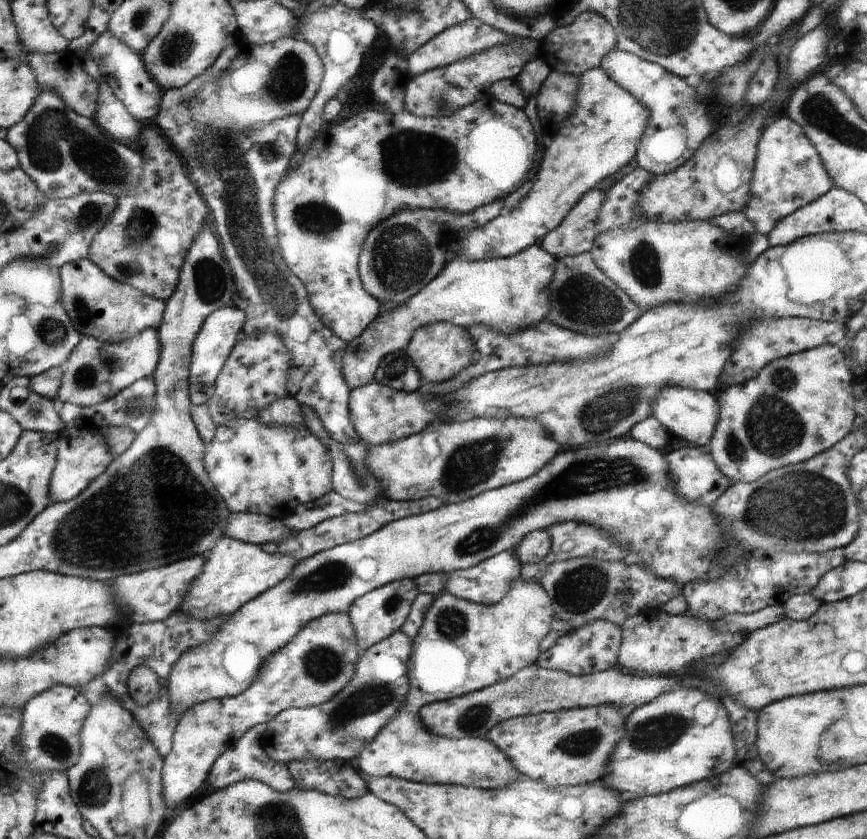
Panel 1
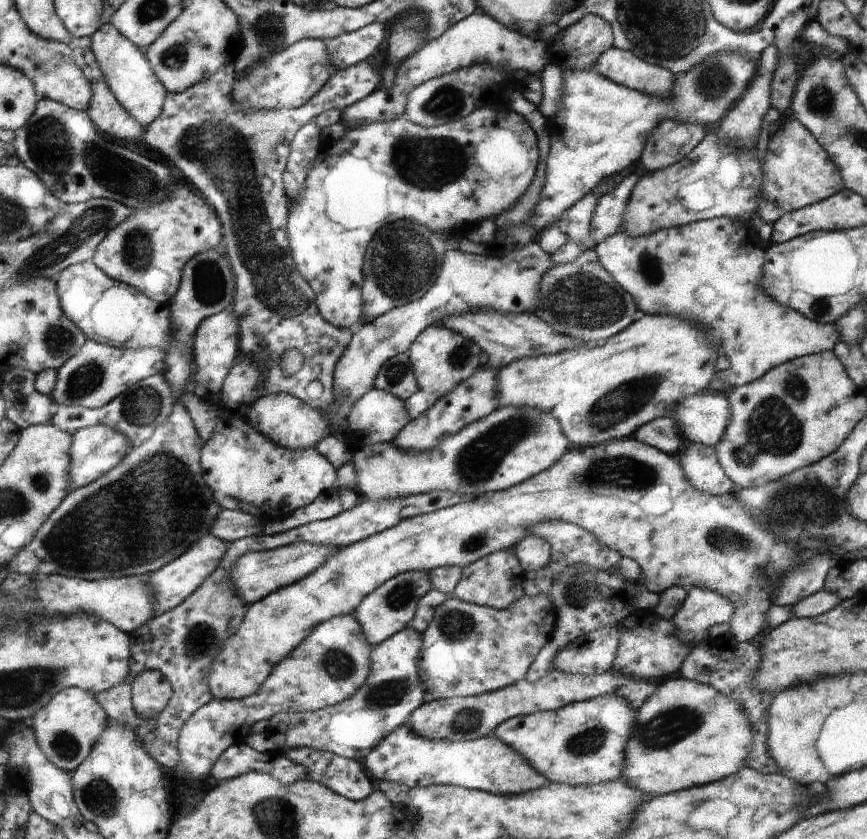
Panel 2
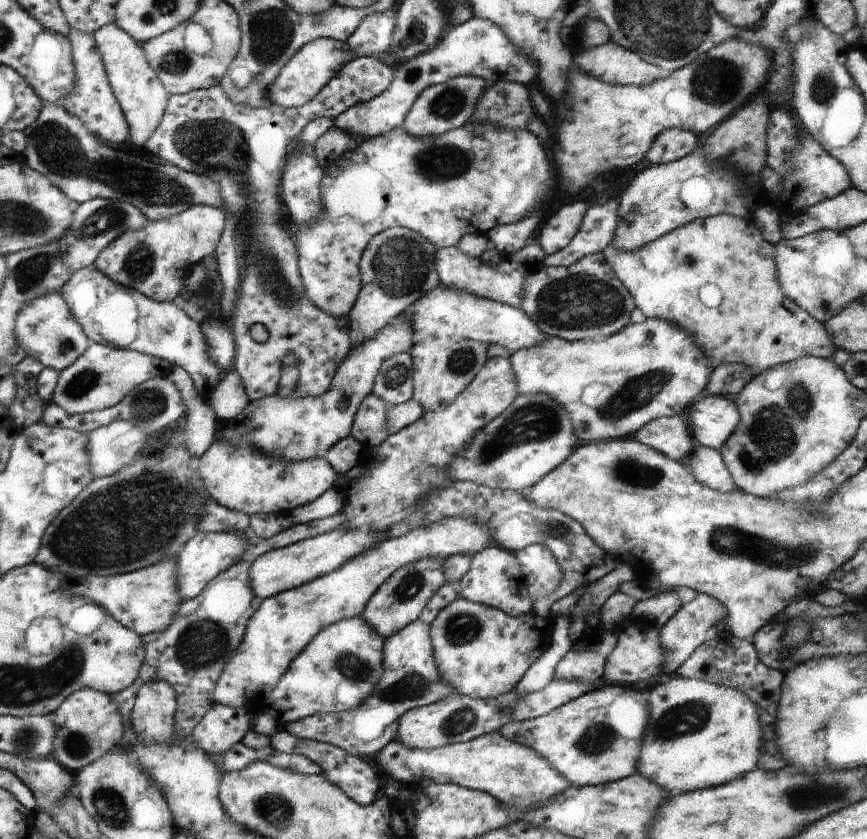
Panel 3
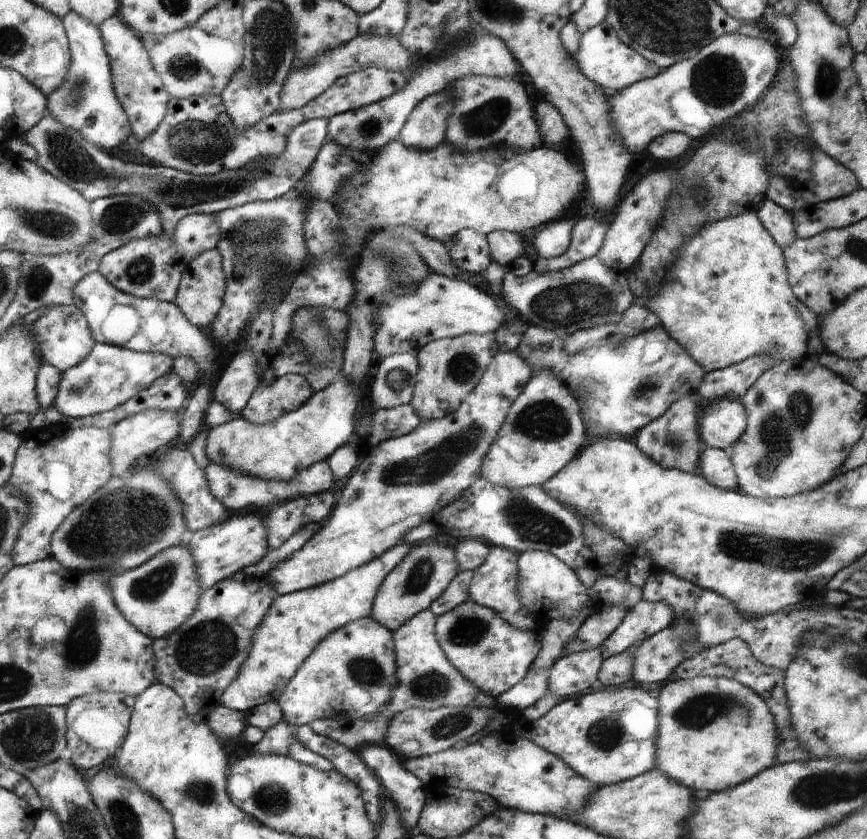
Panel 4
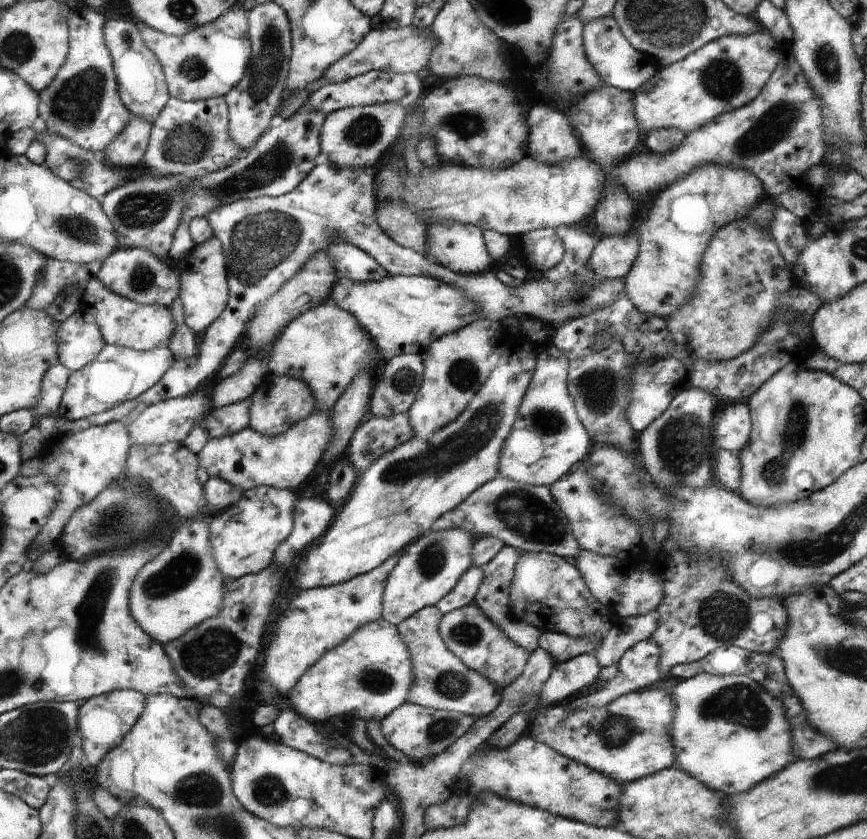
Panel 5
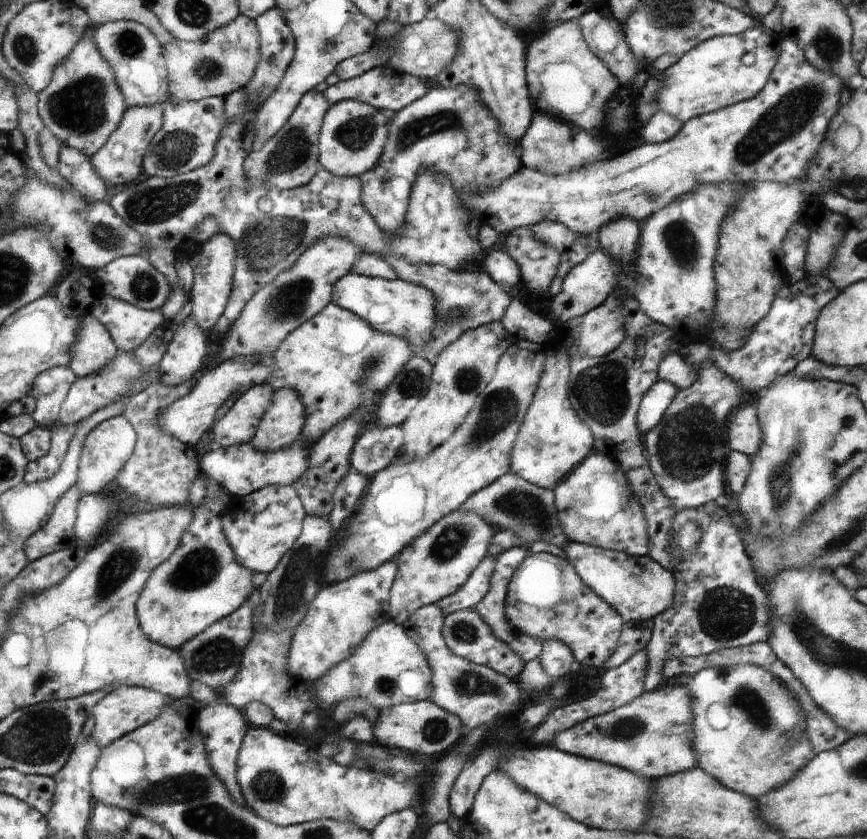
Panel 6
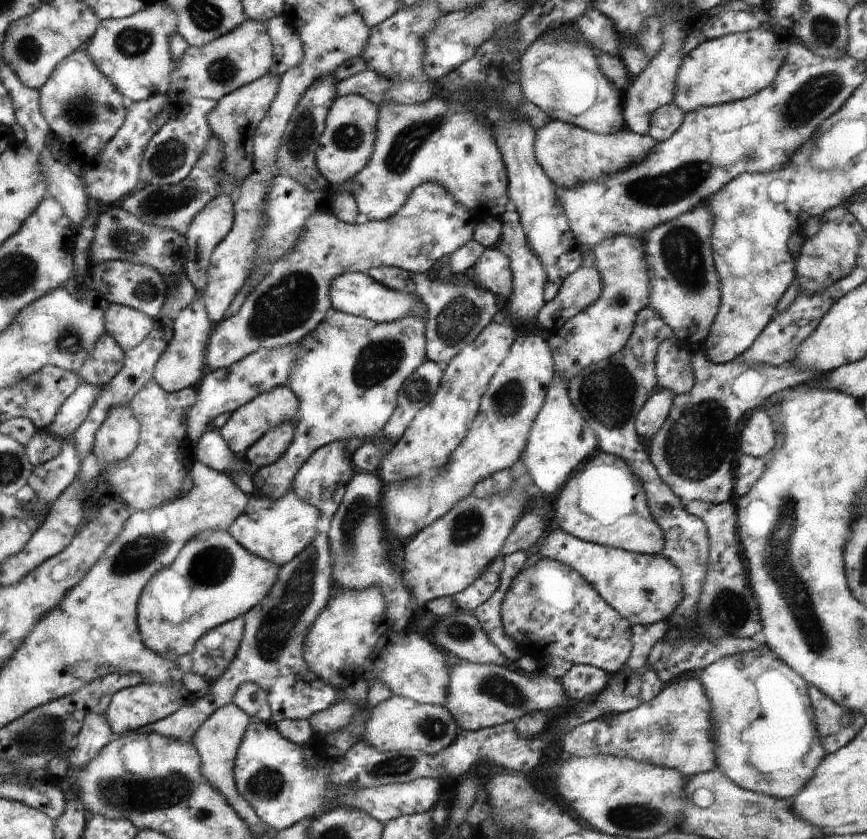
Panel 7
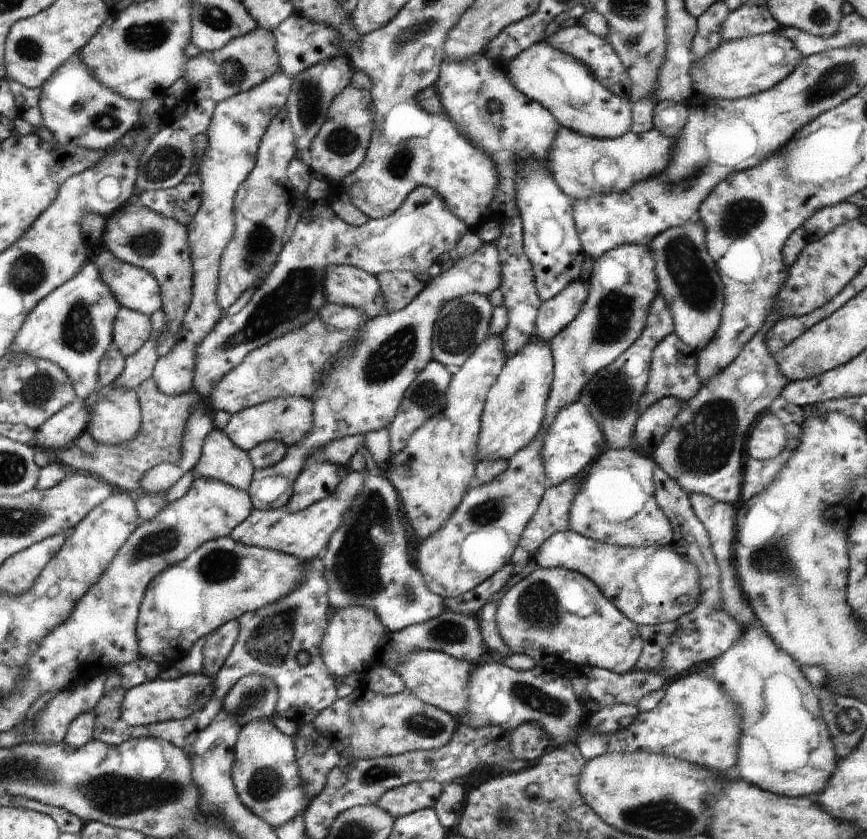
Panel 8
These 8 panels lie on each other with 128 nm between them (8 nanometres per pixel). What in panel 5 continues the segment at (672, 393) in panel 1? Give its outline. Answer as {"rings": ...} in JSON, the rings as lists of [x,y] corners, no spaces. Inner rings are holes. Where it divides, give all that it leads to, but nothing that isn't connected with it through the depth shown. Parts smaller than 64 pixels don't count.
{"rings":[[[726,402],[716,425],[717,441],[720,443],[720,448],[736,453],[740,452],[748,446],[752,429],[751,411],[747,403]]]}

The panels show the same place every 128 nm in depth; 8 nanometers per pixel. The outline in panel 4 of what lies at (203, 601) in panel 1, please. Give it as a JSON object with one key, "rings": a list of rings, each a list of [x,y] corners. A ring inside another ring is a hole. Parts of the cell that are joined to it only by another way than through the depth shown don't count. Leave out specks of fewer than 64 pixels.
{"rings":[[[516,349],[500,350],[488,365],[487,372],[474,390],[466,396],[454,413],[432,421],[424,421],[411,433],[385,440],[376,446],[348,482],[340,486],[335,512],[326,524],[304,543],[290,559],[279,563],[267,575],[278,595],[300,592],[343,577],[344,574],[368,565],[388,549],[394,549],[408,532],[424,521],[430,521],[458,498],[476,480],[485,455],[499,436],[499,430],[515,398],[533,375],[531,364]]]}

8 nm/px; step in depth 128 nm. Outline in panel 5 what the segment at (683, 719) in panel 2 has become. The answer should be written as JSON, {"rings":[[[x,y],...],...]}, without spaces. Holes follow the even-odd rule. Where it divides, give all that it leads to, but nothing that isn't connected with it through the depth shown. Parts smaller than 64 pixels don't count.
{"rings":[[[698,673],[676,684],[671,697],[675,702],[672,738],[677,756],[676,767],[700,779],[711,789],[728,797],[746,793],[792,764],[792,726],[785,715],[783,702],[748,675]]]}

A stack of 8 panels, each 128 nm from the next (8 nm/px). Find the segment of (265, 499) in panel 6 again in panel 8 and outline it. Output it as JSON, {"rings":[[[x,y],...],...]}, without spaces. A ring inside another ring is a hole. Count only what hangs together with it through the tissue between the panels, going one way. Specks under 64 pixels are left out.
{"rings":[[[349,469],[348,474],[335,486],[335,489],[322,500],[311,504],[304,510],[292,513],[285,507],[276,510],[261,511],[255,505],[253,513],[238,529],[232,533],[236,542],[245,545],[284,551],[296,555],[302,562],[308,562],[318,556],[318,552],[326,547],[332,536],[343,526],[345,515],[351,512],[353,501],[363,492],[368,470],[356,471]]]}

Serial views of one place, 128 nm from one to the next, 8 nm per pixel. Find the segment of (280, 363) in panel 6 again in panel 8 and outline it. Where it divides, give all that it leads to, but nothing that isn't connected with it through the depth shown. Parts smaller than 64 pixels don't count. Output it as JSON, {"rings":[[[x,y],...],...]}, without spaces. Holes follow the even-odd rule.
{"rings":[[[484,243],[482,248],[475,250],[468,256],[460,257],[458,262],[446,262],[442,272],[435,277],[431,277],[432,282],[426,283],[420,294],[410,304],[393,313],[378,314],[365,323],[365,326],[357,335],[357,342],[353,350],[349,351],[348,355],[339,356],[333,368],[323,379],[323,386],[312,397],[315,404],[313,407],[313,428],[302,441],[287,447],[287,454],[278,465],[271,466],[268,469],[255,470],[251,488],[247,490],[248,494],[251,495],[253,504],[259,505],[261,511],[284,507],[294,494],[296,477],[306,468],[316,447],[321,447],[327,444],[328,441],[334,441],[348,435],[362,434],[364,436],[366,433],[388,427],[395,420],[396,413],[399,412],[399,406],[403,402],[404,393],[415,382],[415,378],[419,376],[420,372],[434,360],[433,328],[445,303],[463,297],[468,293],[489,295],[494,290],[499,289],[500,284],[503,284],[503,282],[500,282],[500,280],[503,280],[503,278],[500,278],[500,270],[503,270],[503,267],[502,260],[498,260],[498,251],[499,249],[494,243]]]}

